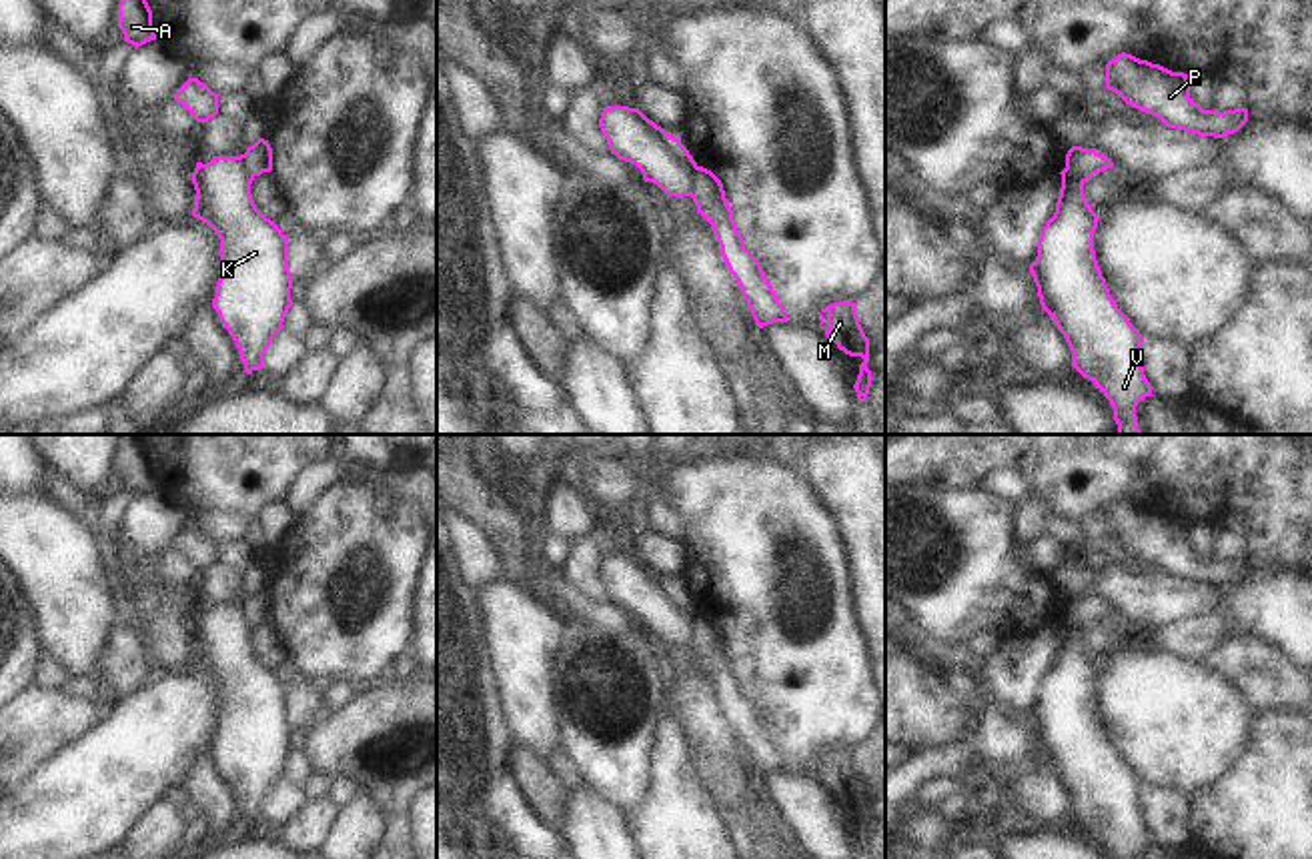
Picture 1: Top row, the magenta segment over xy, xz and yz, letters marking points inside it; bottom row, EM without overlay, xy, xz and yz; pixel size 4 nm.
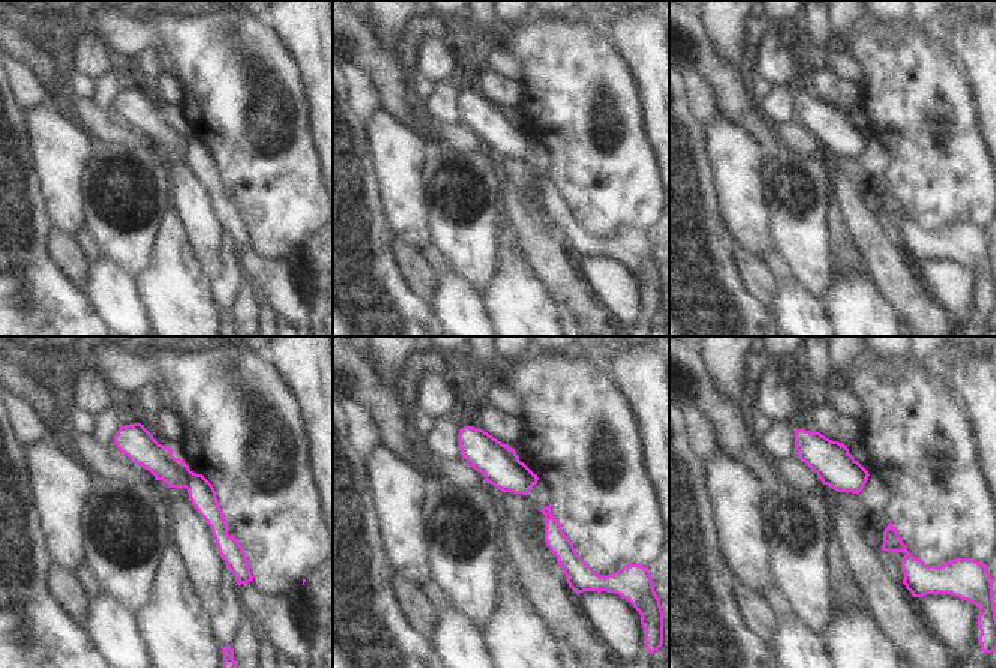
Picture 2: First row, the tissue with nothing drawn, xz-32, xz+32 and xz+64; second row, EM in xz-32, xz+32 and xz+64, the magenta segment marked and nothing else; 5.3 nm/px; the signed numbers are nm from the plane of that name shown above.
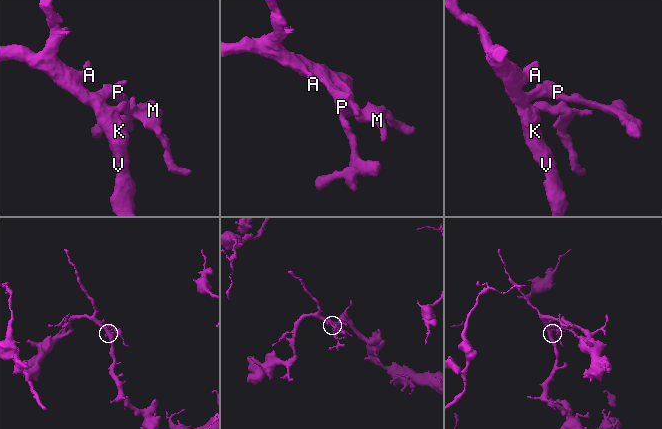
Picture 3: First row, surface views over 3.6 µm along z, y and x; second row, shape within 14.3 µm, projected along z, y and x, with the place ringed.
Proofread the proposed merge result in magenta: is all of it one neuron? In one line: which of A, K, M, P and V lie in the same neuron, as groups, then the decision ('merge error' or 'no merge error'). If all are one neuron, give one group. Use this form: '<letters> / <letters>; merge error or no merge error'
A K P V / M; merge error

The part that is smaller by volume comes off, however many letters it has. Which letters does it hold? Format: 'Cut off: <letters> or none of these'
Cut off: M

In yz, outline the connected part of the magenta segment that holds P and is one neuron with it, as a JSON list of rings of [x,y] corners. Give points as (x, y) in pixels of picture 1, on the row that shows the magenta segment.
[[[1126,52],[1106,64],[1106,88],[1126,104],[1160,118],[1168,128],[1198,136],[1224,138],[1248,122],[1248,108],[1204,110],[1190,98],[1188,74]]]

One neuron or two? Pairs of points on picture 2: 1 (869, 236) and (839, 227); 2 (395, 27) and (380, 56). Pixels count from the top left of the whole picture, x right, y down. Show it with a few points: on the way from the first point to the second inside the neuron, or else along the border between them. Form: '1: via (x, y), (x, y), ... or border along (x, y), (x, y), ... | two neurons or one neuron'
1: border along (837, 200), (866, 264) | two neurons
2: border along (372, 30), (390, 50) | two neurons

